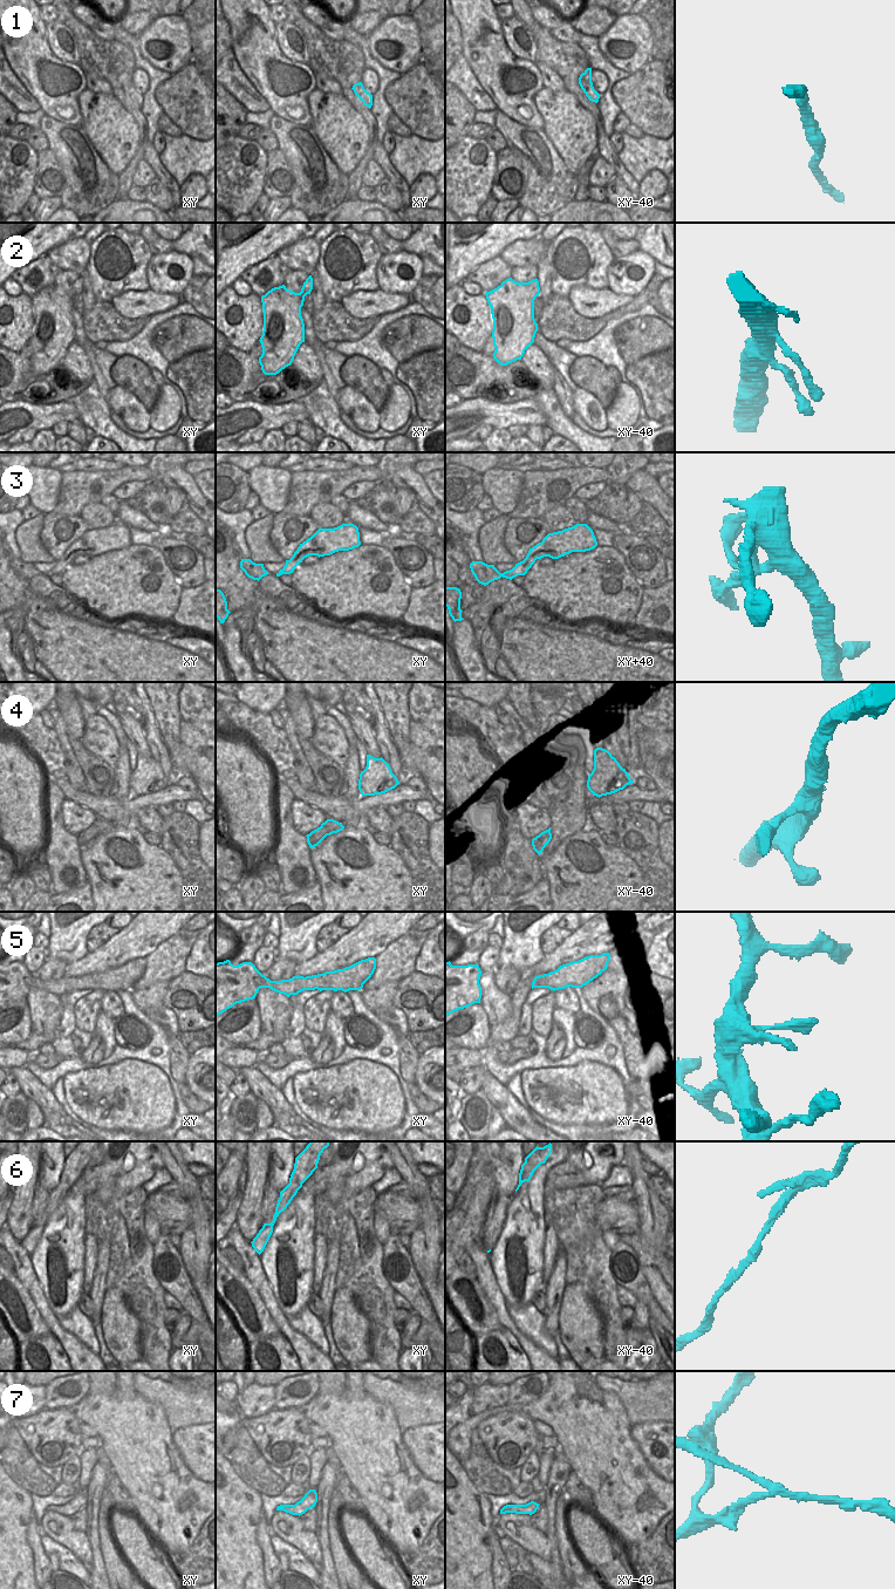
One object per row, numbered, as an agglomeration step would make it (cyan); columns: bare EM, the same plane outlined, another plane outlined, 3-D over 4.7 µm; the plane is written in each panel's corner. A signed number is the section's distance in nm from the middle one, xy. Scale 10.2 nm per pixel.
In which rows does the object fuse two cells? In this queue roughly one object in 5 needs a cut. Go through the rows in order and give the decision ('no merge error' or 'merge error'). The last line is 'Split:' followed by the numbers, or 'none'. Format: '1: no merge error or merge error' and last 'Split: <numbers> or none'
1: no merge error
2: no merge error
3: merge error
4: no merge error
5: no merge error
6: no merge error
7: no merge error
Split: 3

